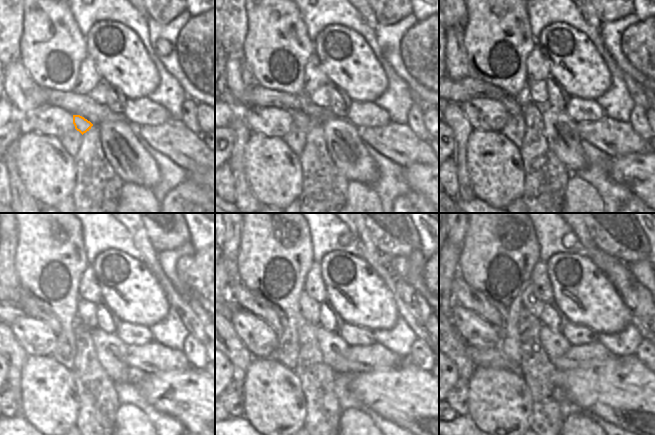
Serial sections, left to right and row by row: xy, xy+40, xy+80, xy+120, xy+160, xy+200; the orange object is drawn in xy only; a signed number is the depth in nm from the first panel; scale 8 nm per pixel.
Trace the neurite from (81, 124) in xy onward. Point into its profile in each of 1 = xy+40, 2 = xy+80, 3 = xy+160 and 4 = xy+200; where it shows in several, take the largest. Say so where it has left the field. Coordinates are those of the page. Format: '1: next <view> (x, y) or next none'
1: next xy+40 (300, 119)
2: next xy+80 (510, 103)
3: next xy+160 (244, 298)
4: next xy+200 (470, 298)

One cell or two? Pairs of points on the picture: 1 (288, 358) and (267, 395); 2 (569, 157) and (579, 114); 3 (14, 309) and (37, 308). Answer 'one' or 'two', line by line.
1: two
2: two
3: two

